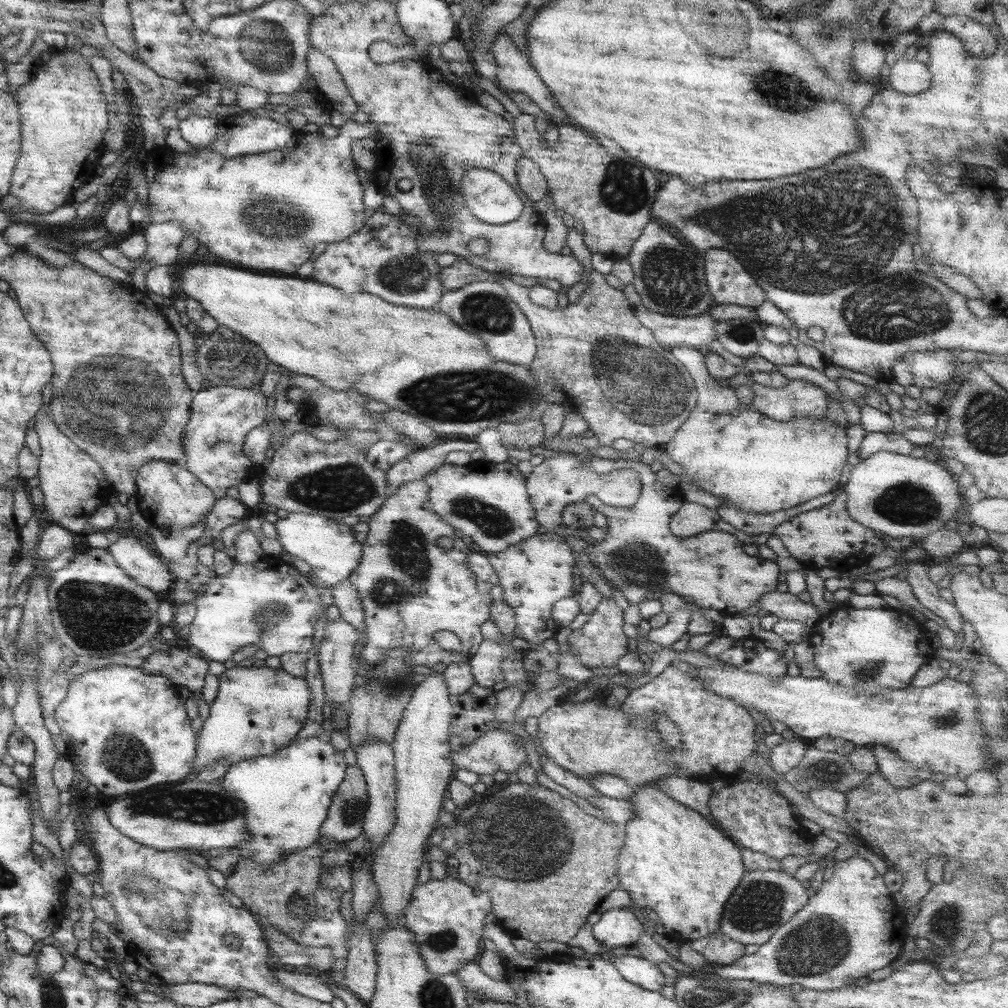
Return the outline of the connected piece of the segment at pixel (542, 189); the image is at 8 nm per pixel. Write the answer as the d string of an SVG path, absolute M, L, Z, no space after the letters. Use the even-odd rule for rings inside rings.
M520 157L517 160L516 175L518 185L525 198L533 202L545 199L549 193L546 178L528 157Z

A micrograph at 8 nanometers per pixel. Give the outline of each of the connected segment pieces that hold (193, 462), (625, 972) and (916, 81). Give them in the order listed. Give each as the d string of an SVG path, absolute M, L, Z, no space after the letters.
M214 385L200 389L193 396L191 415L183 432L185 458L182 466L210 488L217 498L224 497L228 488L238 487L248 479L255 464L243 453L243 444L251 430L265 424L266 400L260 390Z
M622 955L614 956L612 962L628 982L632 982L644 990L661 992L662 987L666 984L666 976L658 965L645 958Z
M922 48L918 50L918 60L903 59L902 56L890 68L890 76L885 79L885 86L891 92L914 96L930 88L931 73L928 71L930 55Z

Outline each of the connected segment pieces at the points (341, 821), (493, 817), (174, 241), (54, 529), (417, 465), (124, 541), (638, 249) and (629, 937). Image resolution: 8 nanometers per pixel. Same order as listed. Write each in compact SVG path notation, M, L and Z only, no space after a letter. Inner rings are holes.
M350 765L332 797L326 820L321 826L321 838L330 840L330 845L353 842L362 832L366 808L368 795L363 772L357 765Z
M493 783L481 795L482 802L472 799L464 809L457 810L453 817L444 817L435 825L434 832L442 833L443 836L440 848L446 852L448 857L452 856L452 858L458 860L458 868L452 871L453 874L458 877L460 882L488 893L491 900L491 911L496 915L497 923L502 925L509 933L535 943L543 940L554 940L554 942L567 944L585 924L588 916L597 911L602 899L608 896L612 890L619 888L617 858L626 840L624 828L618 827L614 822L602 821L602 819L598 819L594 815L584 813L572 800L561 796L555 790L550 790L539 784L512 783L508 787L499 790Z
M181 222L152 223L143 232L147 249L142 256L144 258L142 263L152 268L176 262L179 244L184 234Z
M59 524L45 526L36 546L37 567L42 567L62 551L75 548L78 537Z
M446 441L433 447L417 448L402 460L393 464L387 471L386 494L394 494L399 486L412 479L422 479L425 474L445 463L448 452L476 452L481 446L476 441Z
M120 536L117 542L110 544L107 551L116 565L128 576L134 576L140 586L156 594L173 588L175 578L170 569L136 538Z
M651 220L634 241L626 259L633 268L633 284L642 305L659 315L684 318L709 312L714 306L706 279L704 279L705 254L694 246L683 245L664 229L658 221Z
M616 908L603 912L600 920L592 925L592 932L604 948L630 947L638 942L644 926L631 908Z

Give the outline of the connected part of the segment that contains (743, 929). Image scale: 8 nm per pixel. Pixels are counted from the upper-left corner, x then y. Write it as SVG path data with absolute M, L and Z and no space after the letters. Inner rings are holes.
M746 868L740 886L724 905L719 935L743 945L760 946L768 942L781 924L788 922L797 912L800 912L809 898L802 882L781 870L747 870Z

